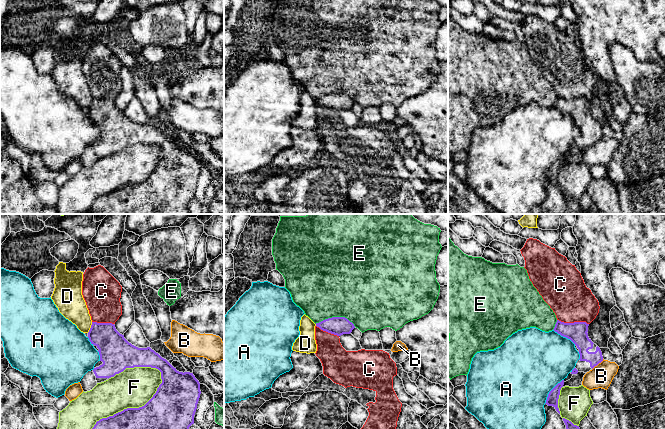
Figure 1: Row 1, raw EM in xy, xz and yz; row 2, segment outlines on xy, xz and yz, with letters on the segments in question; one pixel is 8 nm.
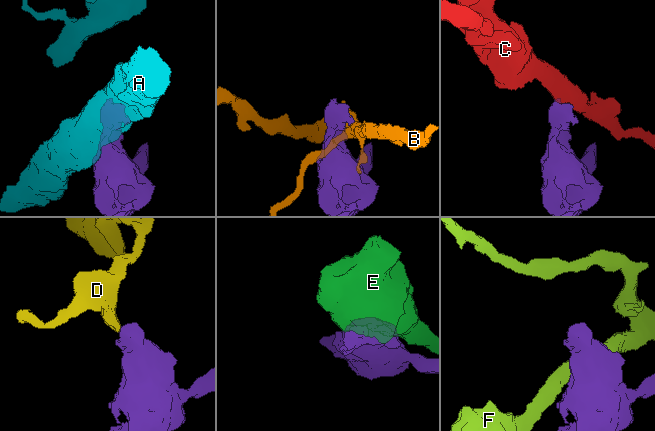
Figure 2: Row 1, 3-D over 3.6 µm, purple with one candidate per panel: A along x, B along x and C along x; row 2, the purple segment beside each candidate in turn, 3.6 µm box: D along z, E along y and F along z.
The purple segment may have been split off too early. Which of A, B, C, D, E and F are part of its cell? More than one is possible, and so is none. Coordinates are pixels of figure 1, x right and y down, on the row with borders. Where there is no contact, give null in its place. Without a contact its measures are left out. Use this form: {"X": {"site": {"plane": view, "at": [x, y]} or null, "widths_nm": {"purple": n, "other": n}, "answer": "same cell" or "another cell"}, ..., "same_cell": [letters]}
{"A": {"site": {"plane": "yz", "at": [550, 391]}, "widths_nm": {"purple": 100, "other": 500}, "answer": "another cell"}, "B": {"site": {"plane": "yz", "at": [597, 364]}, "widths_nm": {"purple": 130, "other": 190}, "answer": "another cell"}, "C": {"site": {"plane": "yz", "at": [574, 322]}, "widths_nm": {"purple": 160, "other": 340}, "answer": "another cell"}, "D": {"site": {"plane": "xy", "at": [91, 327]}, "widths_nm": {"purple": 240, "other": 220}, "answer": "another cell"}, "E": {"site": {"plane": "xz", "at": [335, 317]}, "widths_nm": {"purple": 150, "other": 500}, "answer": "another cell"}, "F": {"site": {"plane": "xy", "at": [133, 408]}, "widths_nm": {"purple": 300, "other": 320}, "answer": "another cell"}, "same_cell": []}

